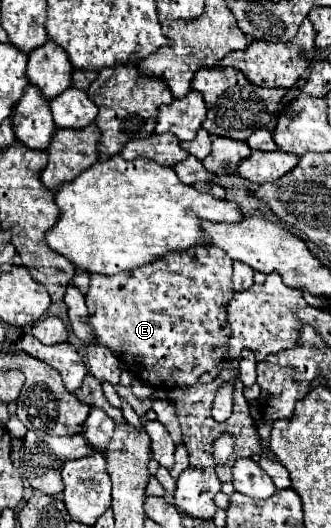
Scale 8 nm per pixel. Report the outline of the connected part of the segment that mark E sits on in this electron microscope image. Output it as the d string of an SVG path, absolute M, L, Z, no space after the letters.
M207 245L183 251L183 255L155 259L155 263L137 267L135 271L123 271L119 275L91 275L91 287L85 301L89 307L89 327L95 333L95 341L117 353L127 371L153 389L169 391L177 385L199 383L203 373L223 367L227 359L227 303L233 297L231 265L233 261L223 249Z

